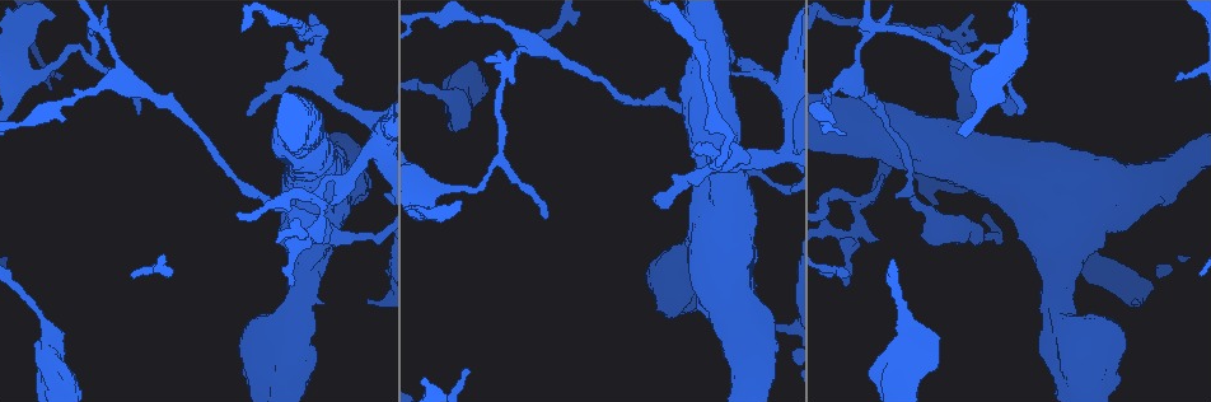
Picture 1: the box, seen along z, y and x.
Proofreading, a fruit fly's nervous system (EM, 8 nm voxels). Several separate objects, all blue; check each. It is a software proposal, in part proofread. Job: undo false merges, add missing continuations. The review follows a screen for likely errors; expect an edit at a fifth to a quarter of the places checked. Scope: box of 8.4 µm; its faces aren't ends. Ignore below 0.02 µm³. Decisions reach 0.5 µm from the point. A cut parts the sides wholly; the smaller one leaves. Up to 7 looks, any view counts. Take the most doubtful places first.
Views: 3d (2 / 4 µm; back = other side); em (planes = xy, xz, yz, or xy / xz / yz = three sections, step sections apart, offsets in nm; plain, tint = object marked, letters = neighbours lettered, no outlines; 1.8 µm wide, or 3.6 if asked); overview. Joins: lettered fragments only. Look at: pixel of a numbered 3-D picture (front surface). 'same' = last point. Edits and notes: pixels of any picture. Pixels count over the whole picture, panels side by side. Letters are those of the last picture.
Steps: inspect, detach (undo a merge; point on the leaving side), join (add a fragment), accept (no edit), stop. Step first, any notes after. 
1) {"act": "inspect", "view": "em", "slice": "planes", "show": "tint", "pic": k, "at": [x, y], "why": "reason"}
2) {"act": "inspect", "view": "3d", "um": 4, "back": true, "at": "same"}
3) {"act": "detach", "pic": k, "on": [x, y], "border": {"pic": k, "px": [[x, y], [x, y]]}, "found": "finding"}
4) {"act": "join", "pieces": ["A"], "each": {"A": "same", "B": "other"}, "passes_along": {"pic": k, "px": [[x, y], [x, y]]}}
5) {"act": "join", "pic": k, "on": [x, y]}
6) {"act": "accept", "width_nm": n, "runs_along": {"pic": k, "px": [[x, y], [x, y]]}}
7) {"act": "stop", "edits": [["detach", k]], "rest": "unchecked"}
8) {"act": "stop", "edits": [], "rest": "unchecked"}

{"act": "inspect", "view": "3d", "um": 4, "pic": 1, "at": [508, 66], "why": "three arms meet"}

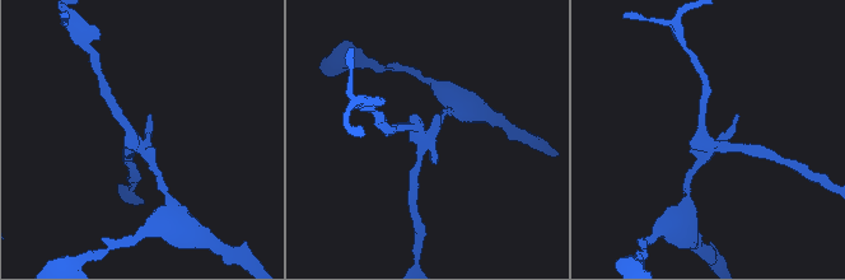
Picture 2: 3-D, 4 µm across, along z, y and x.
{"act": "inspect", "view": "em", "slice": "planes", "show": "tint", "pic": 2, "at": [428, 132], "why": "now the EM"}

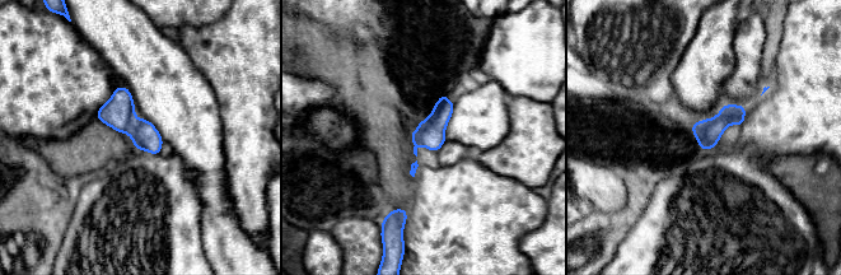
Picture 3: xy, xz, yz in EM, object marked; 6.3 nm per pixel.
{"act": "inspect", "view": "em", "slice": "planes", "show": "letters", "at": "same", "why": "see the neighbours"}

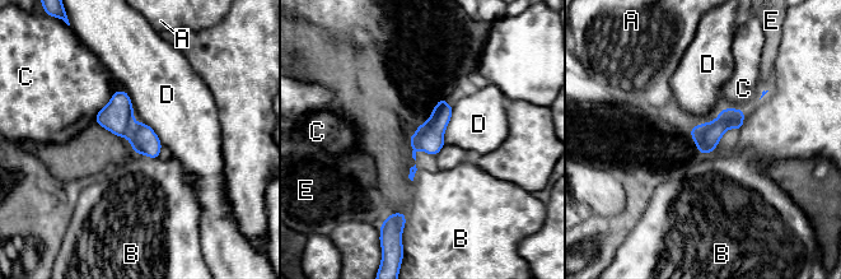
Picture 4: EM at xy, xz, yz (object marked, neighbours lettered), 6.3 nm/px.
{"act": "detach", "pic": 4, "on": [144, 140], "width_nm": 160, "each": {"A": "other", "B": "other", "C": "other", "D": "other", "E": "other"}, "found": "a second neuron is stuck on"}

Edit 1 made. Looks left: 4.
{"act": "inspect", "view": "em", "slice": "xy", "step": 16, "show": "letters", "pic": 1, "at": [864, 202], "why": "thick turns thin"}

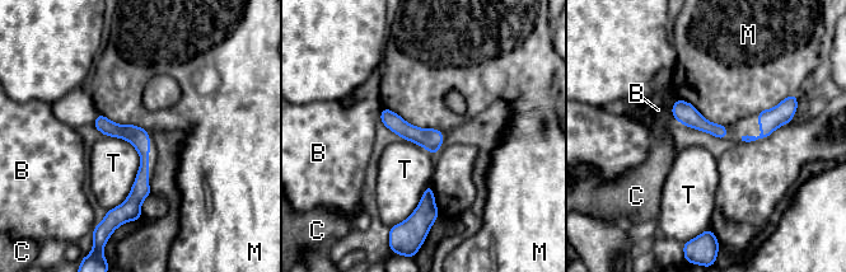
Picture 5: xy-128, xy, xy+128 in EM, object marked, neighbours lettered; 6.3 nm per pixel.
{"act": "accept", "each": {"B": "other", "C": "other", "M": "other", "T": "other"}, "runs_along": {"pic": 5, "px": [[99, 118], [144, 149], [132, 210]]}, "found": "one neuron here"}

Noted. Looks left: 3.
{"act": "inspect", "view": "3d", "um": 2, "pic": 1, "at": [366, 300], "why": "free end"}

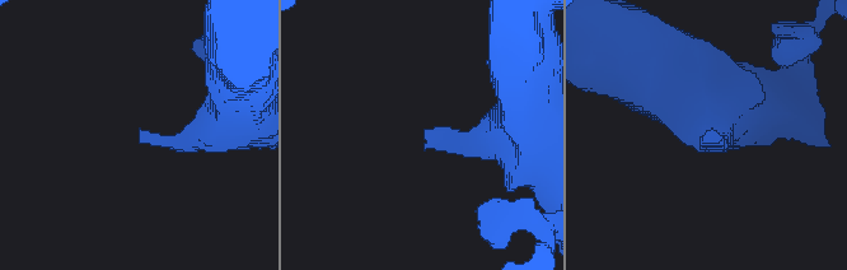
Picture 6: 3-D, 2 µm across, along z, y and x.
{"act": "inspect", "view": "em", "slice": "yz", "step": 4, "show": "tint", "pic": 6, "at": [720, 139]}

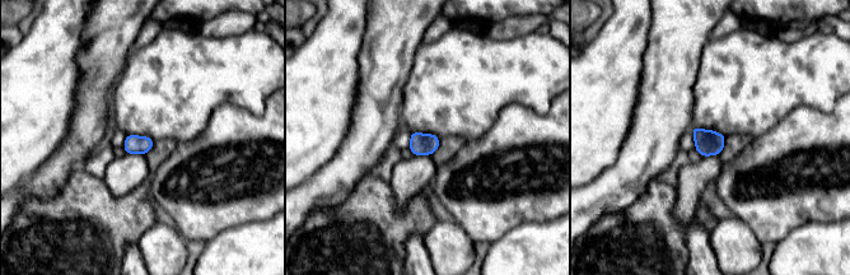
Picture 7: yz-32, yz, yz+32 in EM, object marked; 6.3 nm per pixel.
{"act": "inspect", "view": "em", "slice": "planes", "show": "letters", "at": "same"}

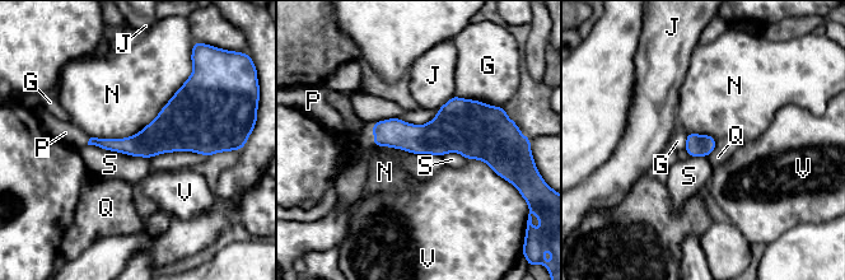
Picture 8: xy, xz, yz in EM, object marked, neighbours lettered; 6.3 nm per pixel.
{"act": "join", "pieces": ["P"], "longest_contact_nm": ["N", 750], "each": {"G": "other", "J": "other", "N": "other", "P": "same", "Q": "other", "S": "other", "V": "other"}, "passes_along": {"pic": 8, "px": [[393, 132], [373, 132], [356, 143]]}, "found": "it goes on there"}

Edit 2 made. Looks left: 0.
{"act": "stop", "edits": [["detach", 4], ["join", 8]], "rest": "unchecked"}

